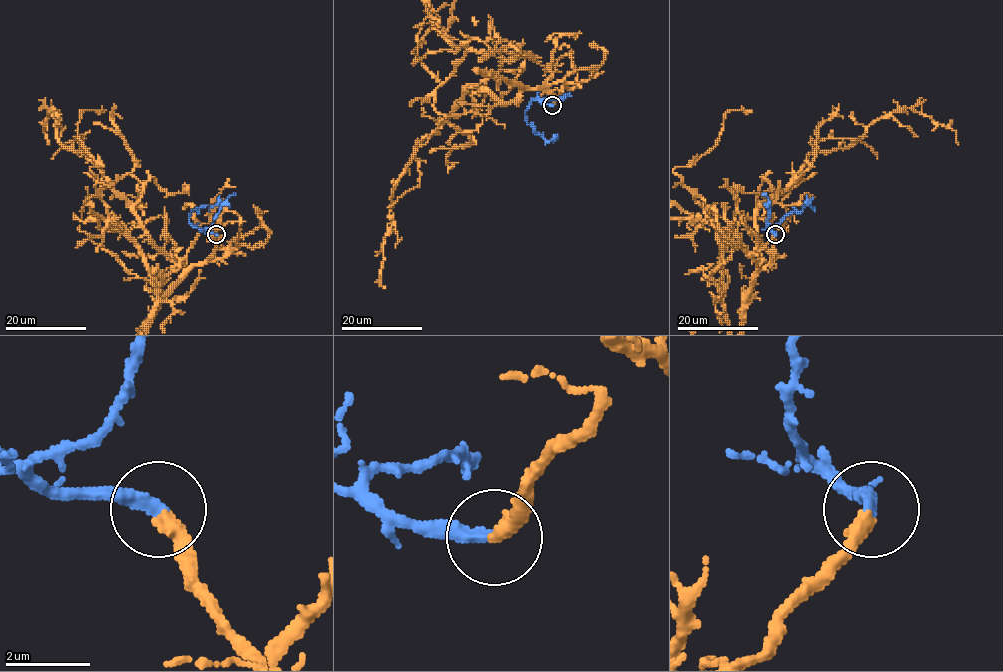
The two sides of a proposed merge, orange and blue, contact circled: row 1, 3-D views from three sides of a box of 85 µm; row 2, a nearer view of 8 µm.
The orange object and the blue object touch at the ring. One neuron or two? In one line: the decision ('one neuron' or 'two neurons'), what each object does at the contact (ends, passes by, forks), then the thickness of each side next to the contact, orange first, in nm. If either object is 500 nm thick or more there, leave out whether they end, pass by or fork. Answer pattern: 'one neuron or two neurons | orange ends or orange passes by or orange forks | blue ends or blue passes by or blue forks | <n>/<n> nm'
one neuron | orange ends | blue ends | 360/340 nm

